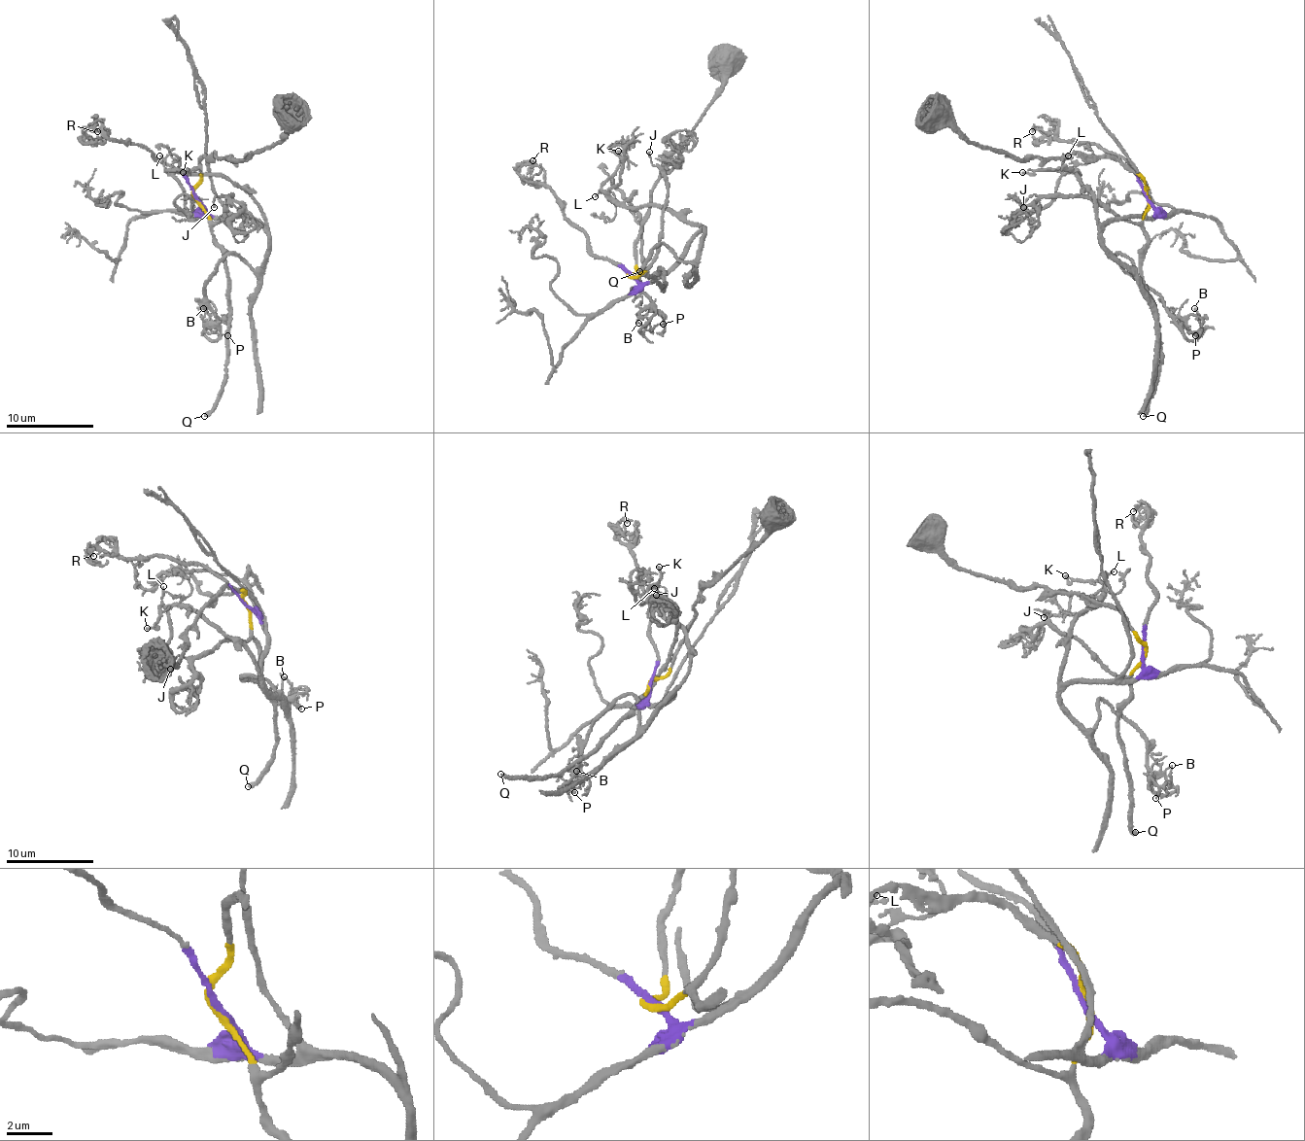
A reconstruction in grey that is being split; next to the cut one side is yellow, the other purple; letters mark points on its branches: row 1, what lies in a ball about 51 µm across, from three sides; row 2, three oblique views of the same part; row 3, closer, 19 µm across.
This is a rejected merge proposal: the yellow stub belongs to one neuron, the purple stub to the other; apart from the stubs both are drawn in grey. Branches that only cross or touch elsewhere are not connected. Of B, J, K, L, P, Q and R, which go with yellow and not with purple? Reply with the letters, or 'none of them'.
J, Q

